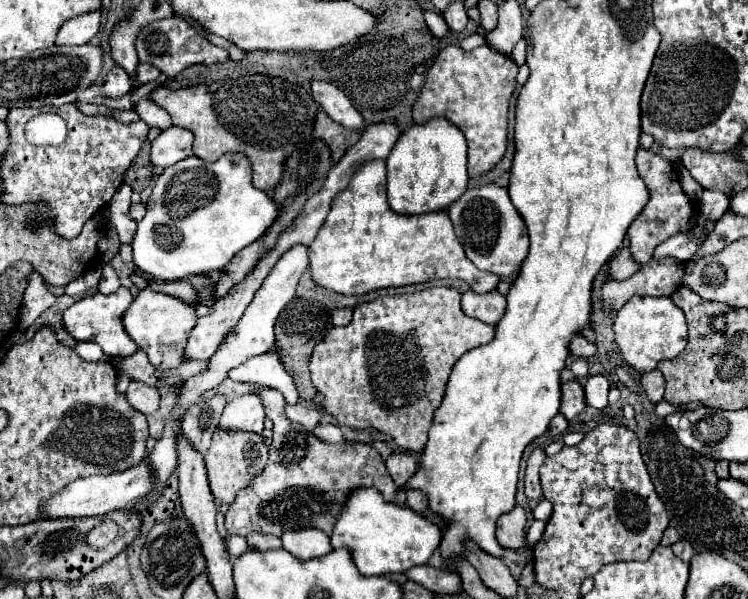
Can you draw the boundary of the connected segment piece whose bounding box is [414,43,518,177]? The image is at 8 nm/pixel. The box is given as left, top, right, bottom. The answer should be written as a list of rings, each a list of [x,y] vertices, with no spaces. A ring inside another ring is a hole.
[[[488,43],[472,51],[464,51],[462,47],[446,47],[434,57],[426,73],[426,83],[420,91],[418,101],[414,103],[414,121],[426,123],[430,117],[446,117],[450,123],[454,123],[468,141],[468,175],[470,177],[478,177],[486,173],[488,169],[492,169],[506,151],[508,103],[516,87],[516,73],[518,73],[518,65],[510,59],[510,55],[498,53]]]

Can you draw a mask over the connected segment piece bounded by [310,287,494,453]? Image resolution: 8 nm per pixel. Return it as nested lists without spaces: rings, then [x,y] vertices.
[[[450,287],[426,289],[410,295],[378,297],[354,307],[354,317],[344,327],[328,331],[324,341],[316,345],[310,359],[310,375],[318,393],[324,395],[324,409],[336,417],[340,425],[366,429],[372,427],[390,435],[394,445],[404,451],[422,453],[428,441],[428,429],[434,411],[440,407],[446,383],[454,363],[470,349],[492,339],[494,327],[478,319],[466,317],[460,309],[460,291]]]

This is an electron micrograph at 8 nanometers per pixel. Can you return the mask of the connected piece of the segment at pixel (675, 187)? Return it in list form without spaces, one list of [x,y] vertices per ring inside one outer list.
[[[638,149],[636,167],[638,167],[638,173],[644,179],[646,187],[650,189],[650,201],[628,229],[630,253],[632,253],[634,261],[638,261],[638,255],[642,259],[650,259],[652,251],[662,241],[666,241],[668,237],[678,235],[678,233],[684,233],[684,235],[690,233],[696,227],[696,217],[698,217],[698,209],[694,209],[694,203],[684,193],[684,189],[682,189],[682,185],[678,181],[678,173],[674,173],[672,163],[664,161],[652,149]]]

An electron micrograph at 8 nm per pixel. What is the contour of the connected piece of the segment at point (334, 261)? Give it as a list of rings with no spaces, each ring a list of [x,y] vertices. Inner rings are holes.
[[[380,159],[360,165],[352,175],[350,185],[334,197],[332,209],[322,229],[310,243],[310,269],[312,279],[320,287],[326,287],[342,295],[364,295],[368,291],[384,287],[414,285],[432,279],[460,279],[466,281],[474,293],[488,293],[494,291],[500,281],[500,277],[476,269],[476,265],[466,257],[464,247],[460,245],[446,211],[422,215],[400,215],[392,211],[392,207],[386,201],[386,163]]]

